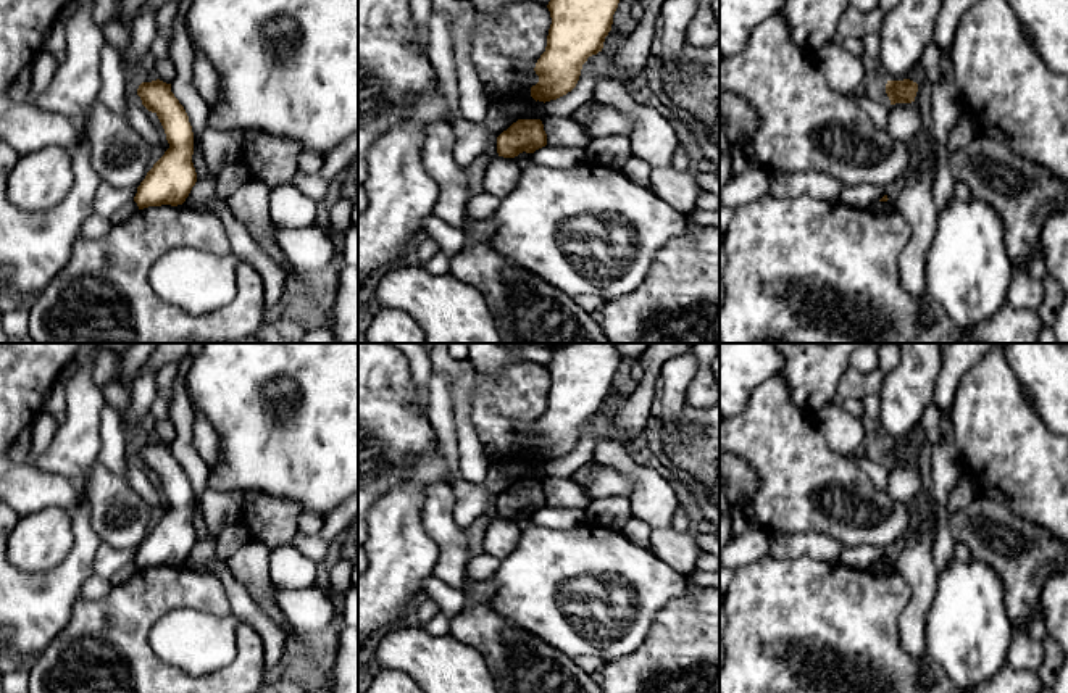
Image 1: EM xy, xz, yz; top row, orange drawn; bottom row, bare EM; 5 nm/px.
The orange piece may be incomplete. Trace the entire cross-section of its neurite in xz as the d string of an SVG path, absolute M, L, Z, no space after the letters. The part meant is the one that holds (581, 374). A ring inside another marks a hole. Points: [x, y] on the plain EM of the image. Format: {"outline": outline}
{"outline": "M561 343L547 366L552 385L545 413L536 424L539 443L531 448L537 463L571 453L589 417L603 409L620 356L615 343Z"}

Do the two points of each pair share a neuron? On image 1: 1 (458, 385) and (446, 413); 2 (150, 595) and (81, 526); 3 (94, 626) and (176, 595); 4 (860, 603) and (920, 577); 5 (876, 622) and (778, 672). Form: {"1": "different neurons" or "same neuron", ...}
{"1": "different neurons", "2": "different neurons", "3": "same neuron", "4": "different neurons", "5": "same neuron"}

